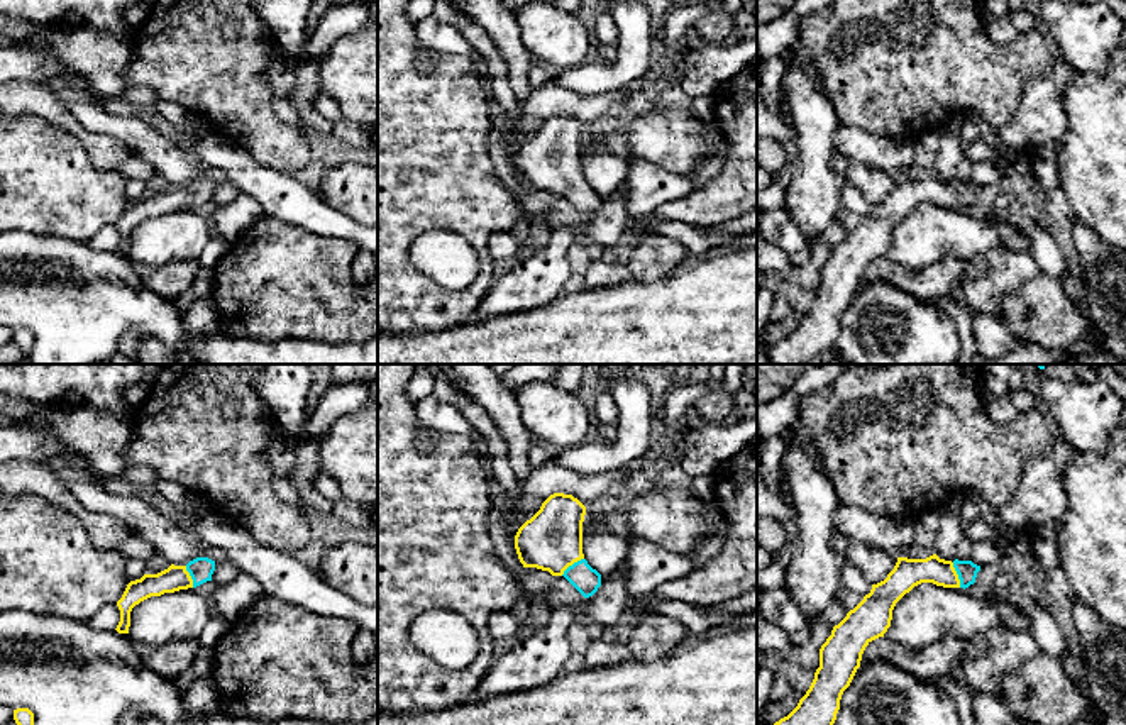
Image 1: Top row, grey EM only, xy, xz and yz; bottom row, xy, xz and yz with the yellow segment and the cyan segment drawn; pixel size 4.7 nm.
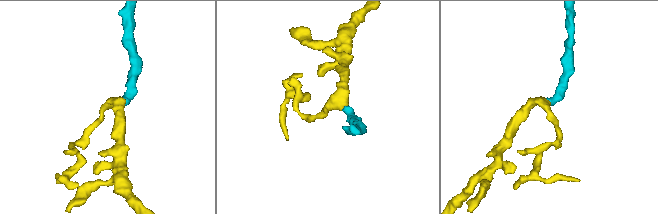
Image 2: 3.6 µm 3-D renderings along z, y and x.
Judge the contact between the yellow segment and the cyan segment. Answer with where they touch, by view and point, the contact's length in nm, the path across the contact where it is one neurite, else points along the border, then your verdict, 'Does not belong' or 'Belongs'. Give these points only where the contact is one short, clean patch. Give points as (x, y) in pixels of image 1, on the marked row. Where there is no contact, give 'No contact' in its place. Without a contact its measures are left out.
Touches yellow at yz (957, 575). Shared border 130 nm. Path across: yz (908, 573), (957, 575), (967, 571). Belongs

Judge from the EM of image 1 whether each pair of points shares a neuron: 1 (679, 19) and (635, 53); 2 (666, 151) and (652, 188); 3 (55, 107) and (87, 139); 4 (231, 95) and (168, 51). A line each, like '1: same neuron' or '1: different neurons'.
1: different neurons
2: different neurons
3: same neuron
4: same neuron

